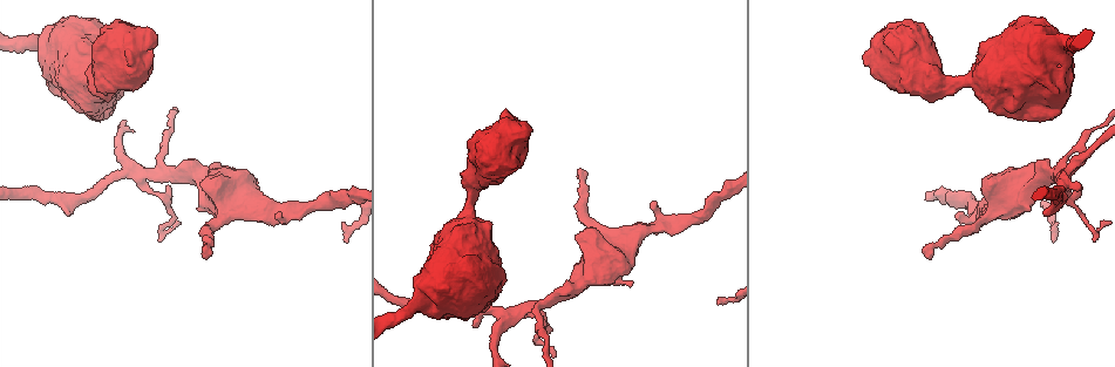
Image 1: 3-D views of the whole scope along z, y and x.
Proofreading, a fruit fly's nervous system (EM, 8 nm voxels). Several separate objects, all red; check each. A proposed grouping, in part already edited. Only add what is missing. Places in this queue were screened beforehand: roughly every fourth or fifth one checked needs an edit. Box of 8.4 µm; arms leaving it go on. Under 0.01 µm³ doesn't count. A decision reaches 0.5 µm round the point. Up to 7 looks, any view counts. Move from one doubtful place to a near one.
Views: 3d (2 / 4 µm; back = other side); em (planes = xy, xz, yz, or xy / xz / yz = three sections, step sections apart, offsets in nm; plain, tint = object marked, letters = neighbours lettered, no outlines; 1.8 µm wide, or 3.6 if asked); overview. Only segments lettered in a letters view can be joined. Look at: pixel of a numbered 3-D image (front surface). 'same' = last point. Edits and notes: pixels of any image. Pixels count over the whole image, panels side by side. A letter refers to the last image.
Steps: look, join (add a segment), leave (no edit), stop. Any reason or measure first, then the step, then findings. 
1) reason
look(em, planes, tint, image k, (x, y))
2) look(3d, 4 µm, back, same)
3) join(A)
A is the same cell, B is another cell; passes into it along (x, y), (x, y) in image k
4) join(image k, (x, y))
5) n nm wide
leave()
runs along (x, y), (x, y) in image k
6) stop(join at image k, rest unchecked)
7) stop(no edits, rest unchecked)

an open end
look(3d, 2 µm, image 1, (1046, 216))

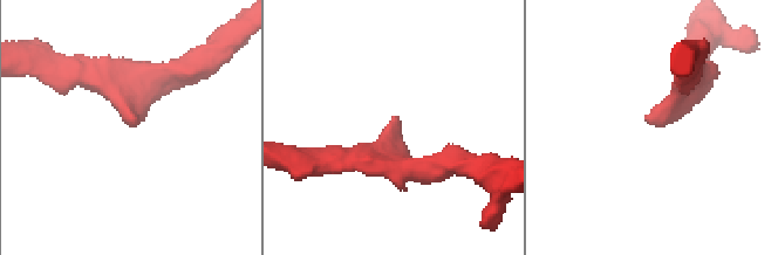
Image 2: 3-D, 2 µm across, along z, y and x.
arms of 200, 220 nm
look(em, yz, step 8, tint, image 2, (653, 119))

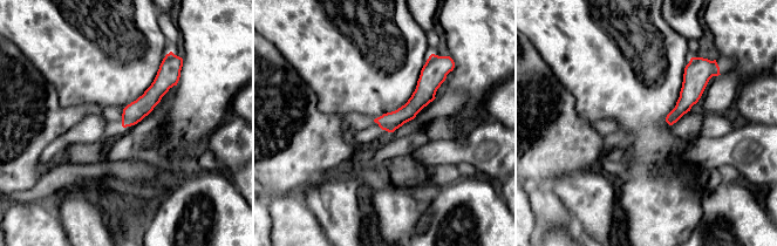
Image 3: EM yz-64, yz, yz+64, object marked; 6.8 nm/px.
look(em, xy, step 16, letters, same)

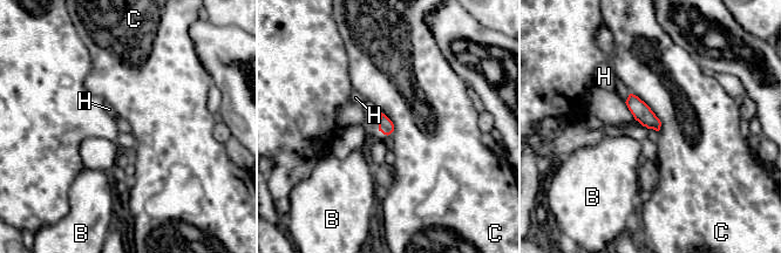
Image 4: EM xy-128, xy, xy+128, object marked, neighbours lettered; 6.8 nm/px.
leave()
B, C and H are other cells; border along (630, 93), (659, 120), (659, 130) in image 4; no lettered segment goes on from it

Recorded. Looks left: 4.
free end
look(3d, 4 µm, back, image 1, (651, 205))

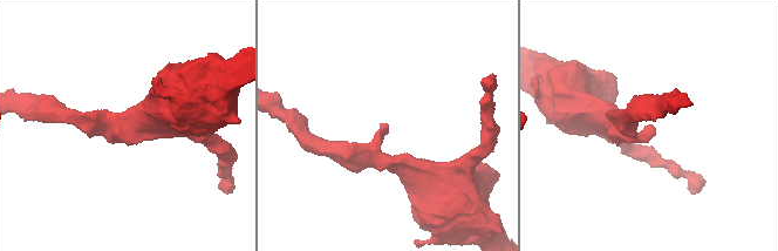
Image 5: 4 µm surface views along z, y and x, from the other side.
need the tissue
look(em, yz, step 16, letters, image 5, (652, 130))

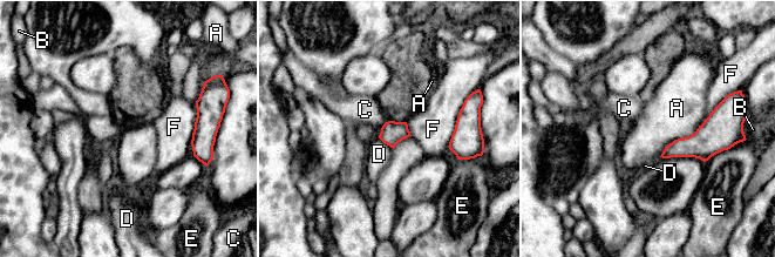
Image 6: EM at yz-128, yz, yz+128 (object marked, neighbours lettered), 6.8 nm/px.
cut it another way
look(em, planes, letters, same)

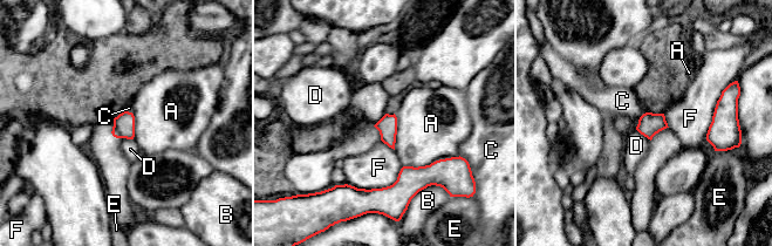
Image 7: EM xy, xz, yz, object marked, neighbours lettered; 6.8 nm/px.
F touches over 420 nm
leave()
A, B, C, D, E and F are other cells; border along (646, 111), (639, 117) in image 7; no lettered segment goes on from it

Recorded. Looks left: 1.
stop(no edits, rest unchecked)

